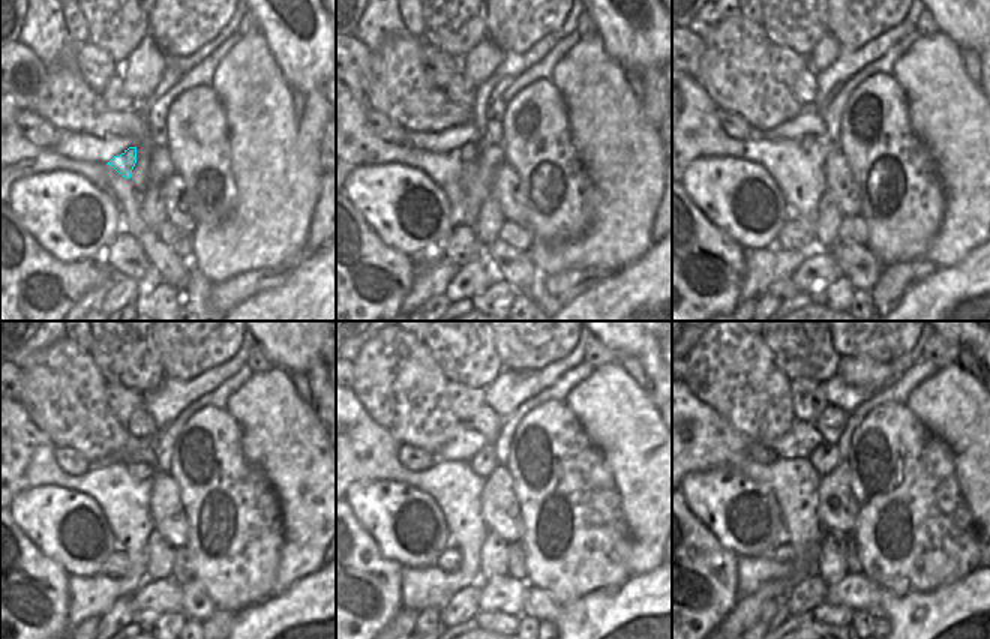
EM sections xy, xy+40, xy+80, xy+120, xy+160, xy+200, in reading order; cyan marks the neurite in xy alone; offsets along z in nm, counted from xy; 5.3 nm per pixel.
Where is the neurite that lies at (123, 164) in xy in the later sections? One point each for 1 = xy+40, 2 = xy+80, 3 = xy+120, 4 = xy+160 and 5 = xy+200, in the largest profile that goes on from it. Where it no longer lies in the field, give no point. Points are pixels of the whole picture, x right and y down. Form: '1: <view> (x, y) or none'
1: xy+40 (467, 152)
2: xy+80 (809, 141)
3: xy+120 (143, 471)
4: xy+160 (483, 464)
5: xy+200 (824, 458)

